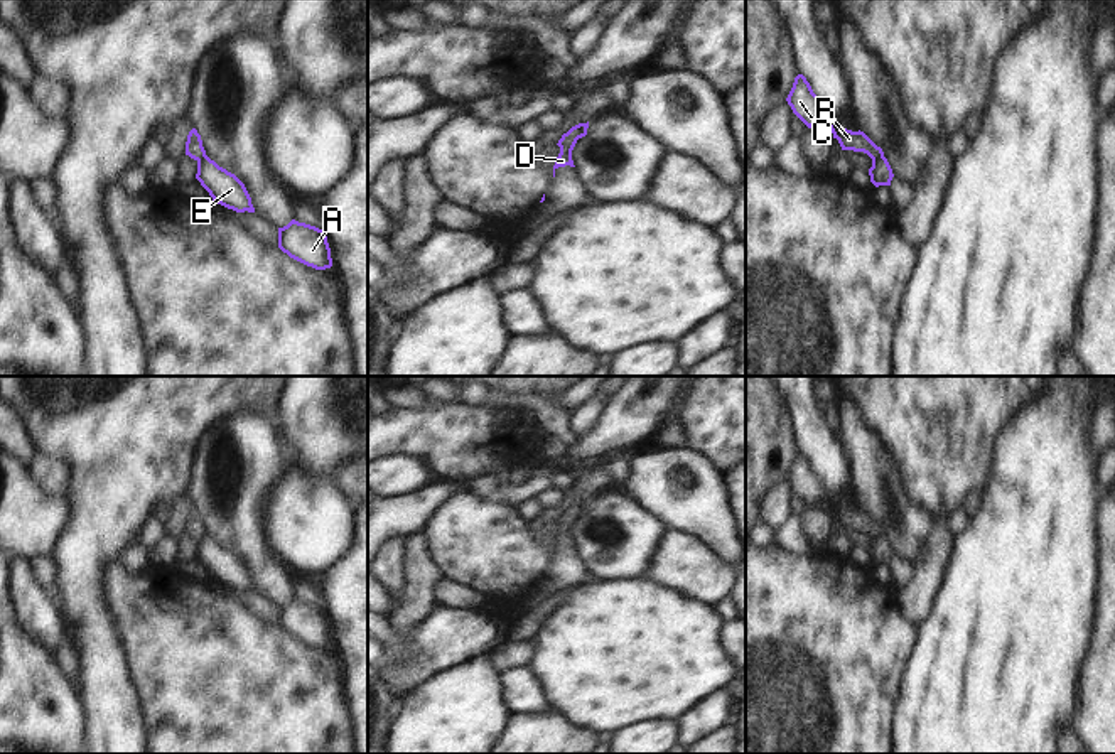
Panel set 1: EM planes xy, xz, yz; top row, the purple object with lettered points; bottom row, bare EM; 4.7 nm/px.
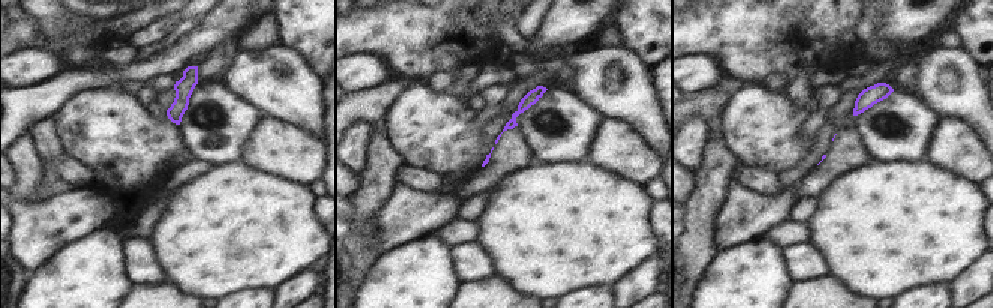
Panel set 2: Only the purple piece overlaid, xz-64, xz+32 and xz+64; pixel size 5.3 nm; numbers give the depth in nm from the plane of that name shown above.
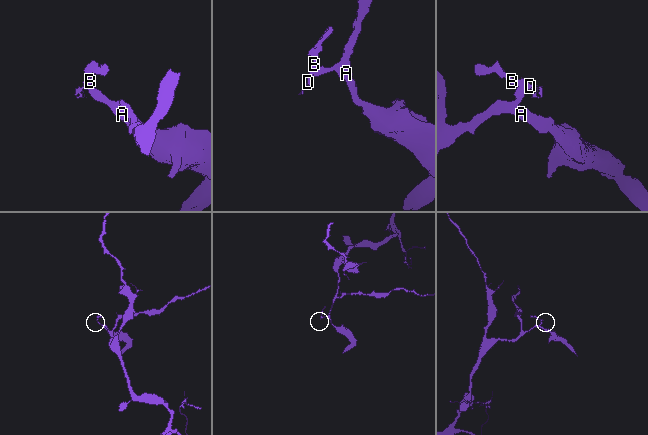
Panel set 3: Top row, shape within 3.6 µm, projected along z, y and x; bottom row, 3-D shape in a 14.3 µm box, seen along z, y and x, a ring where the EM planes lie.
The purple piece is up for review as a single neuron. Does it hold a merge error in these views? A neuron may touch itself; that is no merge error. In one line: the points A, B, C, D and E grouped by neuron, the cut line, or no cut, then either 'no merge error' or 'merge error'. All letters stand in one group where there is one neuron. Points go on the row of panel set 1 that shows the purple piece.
A E / B C D; cut in yz along (883, 154), (872, 159); merge error

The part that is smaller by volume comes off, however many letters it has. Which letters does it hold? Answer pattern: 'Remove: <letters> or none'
Remove: B, C, D

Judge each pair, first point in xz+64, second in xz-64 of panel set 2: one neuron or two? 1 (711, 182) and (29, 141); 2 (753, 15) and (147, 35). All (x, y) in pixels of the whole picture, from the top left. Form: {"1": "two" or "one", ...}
{"1": "two", "2": "two"}

